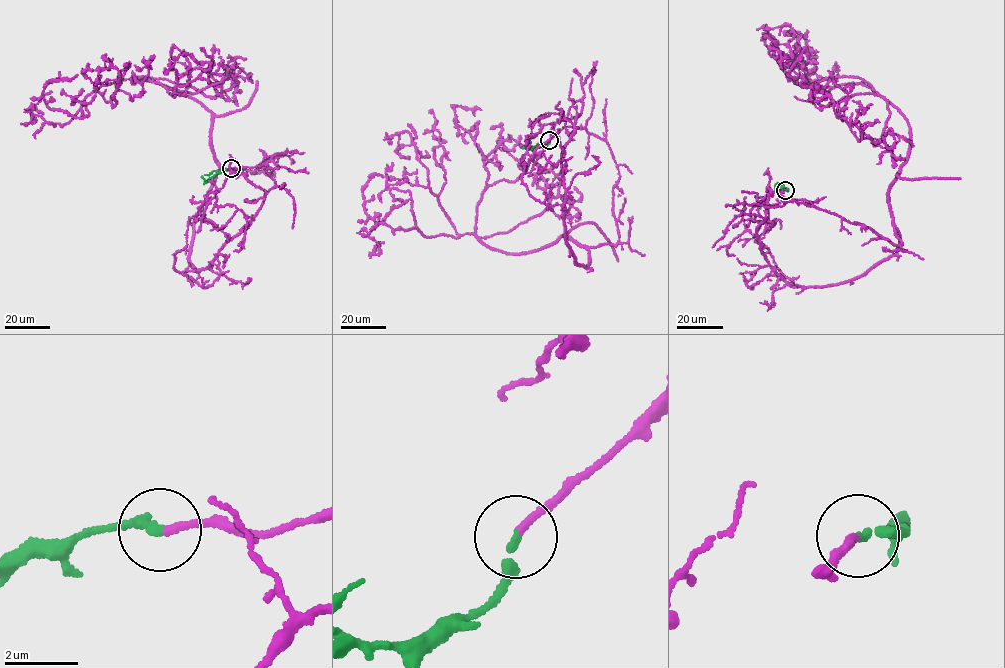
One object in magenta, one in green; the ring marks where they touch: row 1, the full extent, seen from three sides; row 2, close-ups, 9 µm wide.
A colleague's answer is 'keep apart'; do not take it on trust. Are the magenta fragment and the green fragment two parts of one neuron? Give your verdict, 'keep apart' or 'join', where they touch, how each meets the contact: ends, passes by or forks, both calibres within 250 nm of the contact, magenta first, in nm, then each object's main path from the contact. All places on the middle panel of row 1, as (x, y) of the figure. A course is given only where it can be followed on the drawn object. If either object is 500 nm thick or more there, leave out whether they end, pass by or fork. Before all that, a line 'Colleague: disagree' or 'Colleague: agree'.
Colleague: disagree
join; place (549, 140); magenta ends; green ends; calibres 200 and 240 nm; course magenta (549, 140), (584, 128), (617, 168), (619, 241), (587, 269), (560, 162), (578, 114), (544, 124), (525, 163); course green (549, 140), (543, 146), (523, 148)

